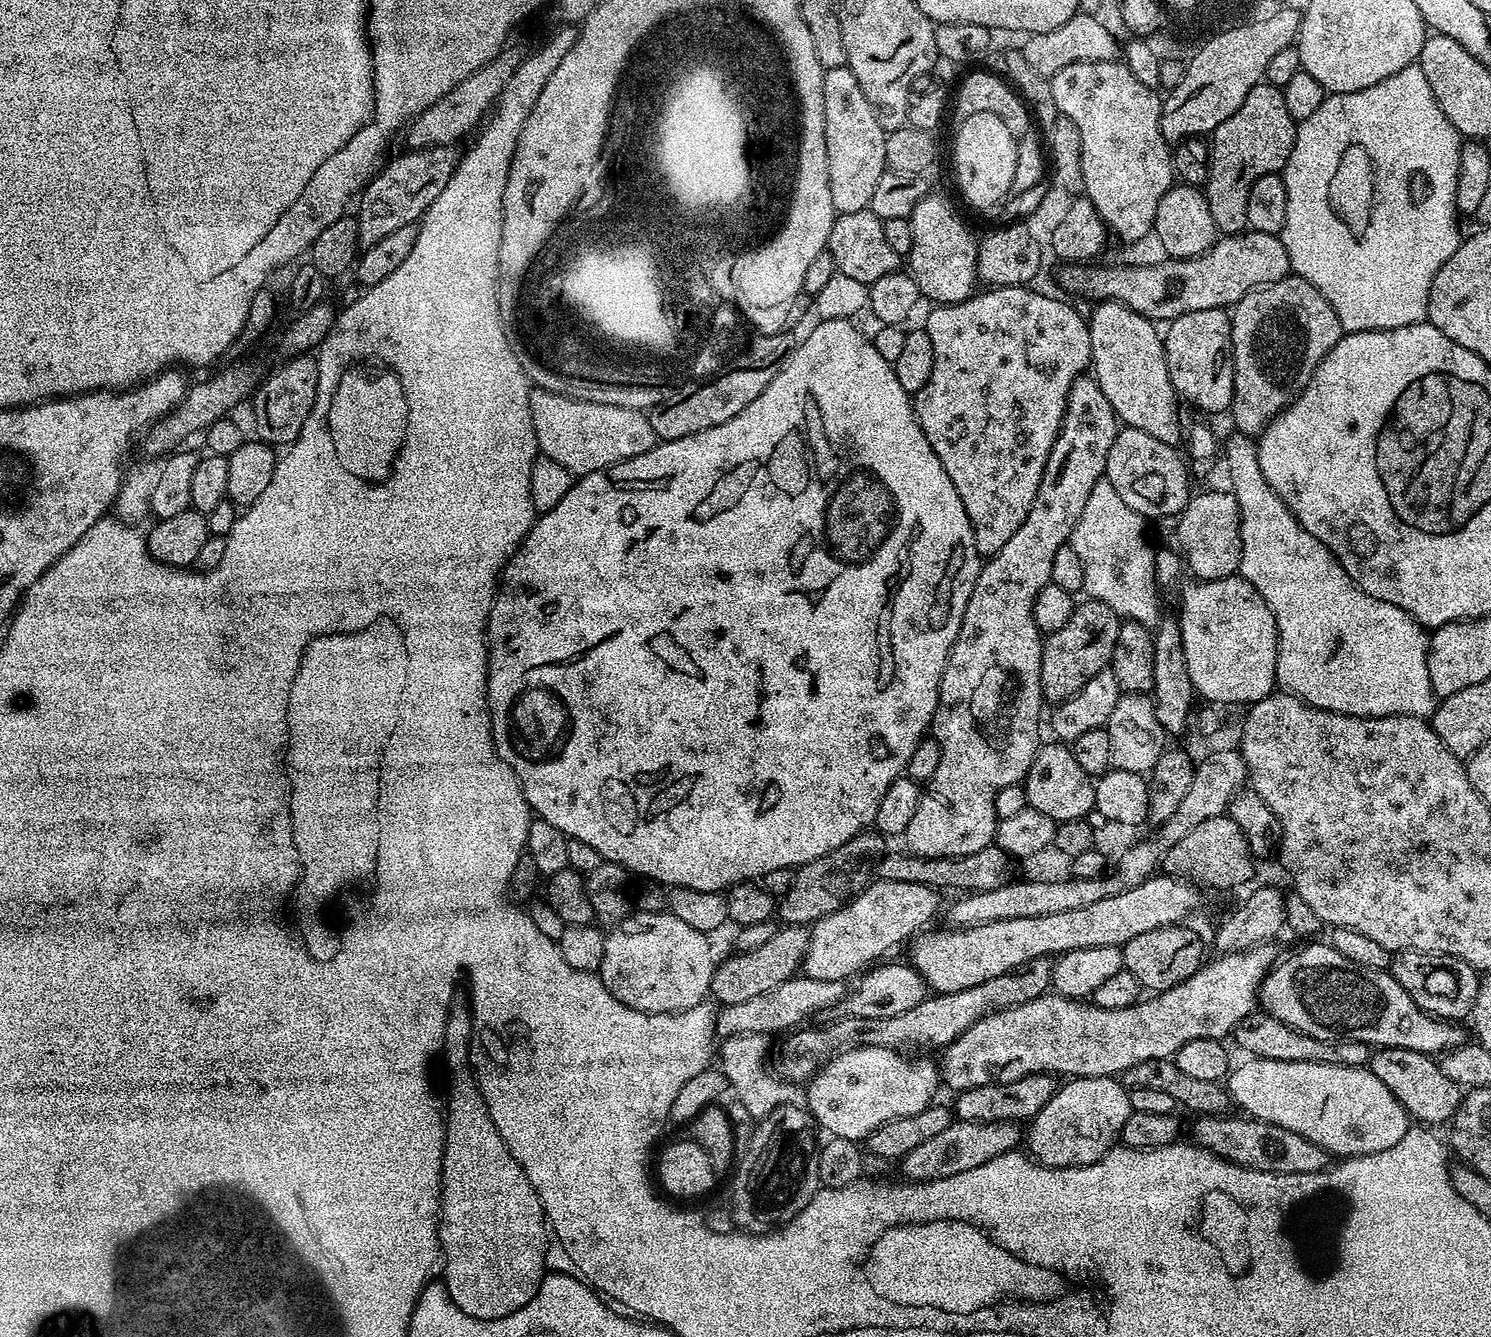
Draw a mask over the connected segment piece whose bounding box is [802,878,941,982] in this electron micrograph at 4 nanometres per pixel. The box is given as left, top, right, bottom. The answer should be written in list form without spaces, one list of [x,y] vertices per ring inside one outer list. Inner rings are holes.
[[[873,879],[844,907],[811,925],[803,975],[824,982],[851,981],[857,974],[883,961],[891,948],[898,947],[903,940],[911,941],[917,933],[927,929],[940,908],[940,896],[937,889],[918,886],[914,882]]]

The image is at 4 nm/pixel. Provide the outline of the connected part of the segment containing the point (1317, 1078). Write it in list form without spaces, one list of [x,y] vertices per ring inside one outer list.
[[[1255,1058],[1245,1061],[1237,1068],[1235,1065],[1226,1077],[1231,1103],[1253,1120],[1270,1122],[1294,1130],[1294,1134],[1302,1134],[1302,1138],[1310,1138],[1310,1142],[1322,1146],[1333,1157],[1369,1156],[1378,1150],[1390,1150],[1390,1146],[1409,1130],[1409,1114],[1393,1096],[1386,1100],[1388,1109],[1384,1116],[1388,1120],[1376,1120],[1380,1116],[1376,1107],[1380,1104],[1381,1093],[1371,1067]]]

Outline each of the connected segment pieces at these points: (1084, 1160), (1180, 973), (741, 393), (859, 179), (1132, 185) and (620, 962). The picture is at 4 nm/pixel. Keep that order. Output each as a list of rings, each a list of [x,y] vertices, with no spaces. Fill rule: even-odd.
[[[1078,1076],[1069,1079],[1067,1082],[1061,1083],[1057,1087],[1056,1092],[1050,1098],[1050,1102],[1046,1102],[1046,1106],[1042,1106],[1042,1110],[1038,1110],[1038,1114],[1032,1117],[1026,1128],[1026,1148],[1033,1160],[1038,1164],[1044,1164],[1047,1168],[1077,1168],[1083,1164],[1092,1164],[1096,1160],[1103,1158],[1108,1153],[1109,1148],[1113,1147],[1120,1140],[1120,1131],[1126,1124],[1126,1118],[1130,1118],[1132,1113],[1130,1106],[1130,1098],[1128,1097],[1128,1088],[1115,1076]]]
[[[1171,924],[1168,928],[1146,930],[1146,934],[1138,934],[1122,945],[1124,968],[1130,970],[1134,978],[1138,978],[1141,989],[1152,994],[1170,990],[1186,982],[1186,978],[1193,976],[1201,964],[1205,963],[1204,940],[1194,929],[1188,927]]]
[[[732,367],[728,370],[730,376],[725,376],[721,371],[712,380],[689,387],[692,389],[685,396],[675,394],[647,409],[648,421],[650,426],[654,426],[657,441],[686,438],[686,434],[698,434],[698,430],[710,430],[710,426],[730,422],[730,418],[734,418],[734,414],[742,414],[742,410],[746,410],[746,406],[750,406],[750,402],[754,402],[754,398],[758,398],[758,394],[762,394],[762,390],[766,390],[775,377],[772,368],[768,368],[768,372],[764,372],[764,368],[760,368],[760,372],[735,372]]]
[[[847,66],[830,68],[824,73],[822,98],[826,114],[826,158],[830,174],[830,198],[837,213],[863,212],[878,187],[878,178],[886,171],[884,127],[878,122],[871,102],[862,94],[858,78]]]
[[[1078,62],[1058,70],[1050,78],[1054,102],[1059,115],[1070,118],[1078,126],[1078,134],[1084,143],[1082,154],[1083,195],[1098,210],[1108,225],[1111,235],[1120,240],[1140,240],[1153,231],[1156,222],[1158,202],[1174,183],[1172,153],[1169,141],[1164,139],[1160,129],[1161,97],[1153,89],[1142,86],[1130,74],[1128,65],[1110,62]]]
[[[635,911],[605,935],[598,975],[623,1005],[639,1012],[685,1012],[705,1003],[717,959],[705,932],[691,929],[671,912]]]

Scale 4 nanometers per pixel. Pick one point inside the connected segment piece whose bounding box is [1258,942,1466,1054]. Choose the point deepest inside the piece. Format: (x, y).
(1316, 991)

